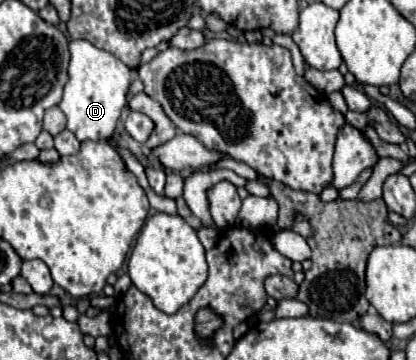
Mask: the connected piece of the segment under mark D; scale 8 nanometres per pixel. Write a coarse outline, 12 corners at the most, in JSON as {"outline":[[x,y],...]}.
{"outline":[[70,41],[58,107],[78,141],[106,141],[126,107],[130,67]]}

